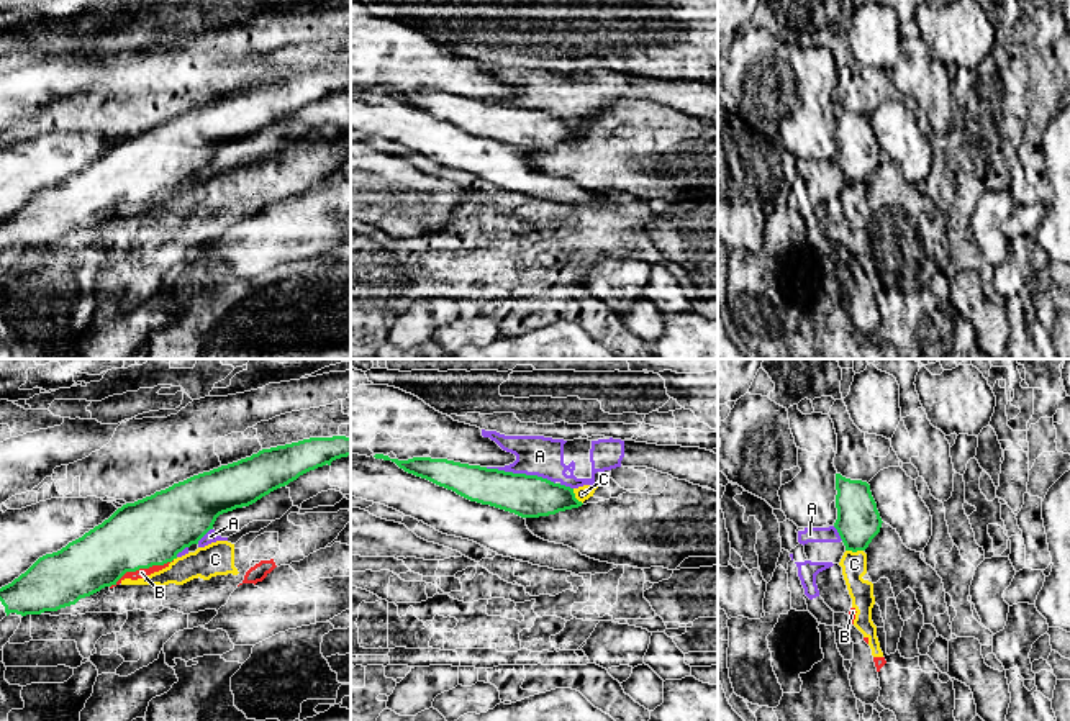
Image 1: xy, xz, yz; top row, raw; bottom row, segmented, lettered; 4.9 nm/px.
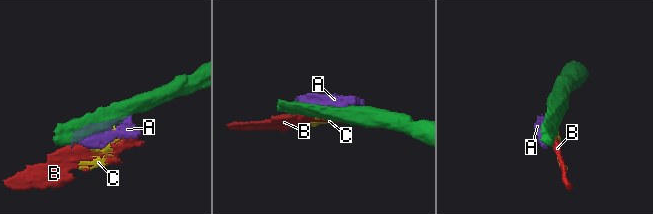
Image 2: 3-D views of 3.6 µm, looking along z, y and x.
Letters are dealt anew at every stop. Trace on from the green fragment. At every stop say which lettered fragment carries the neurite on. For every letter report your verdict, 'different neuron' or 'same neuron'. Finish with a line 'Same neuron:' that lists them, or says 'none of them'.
A: different neuron
B: different neuron
C: different neuron
Same neuron: none of them

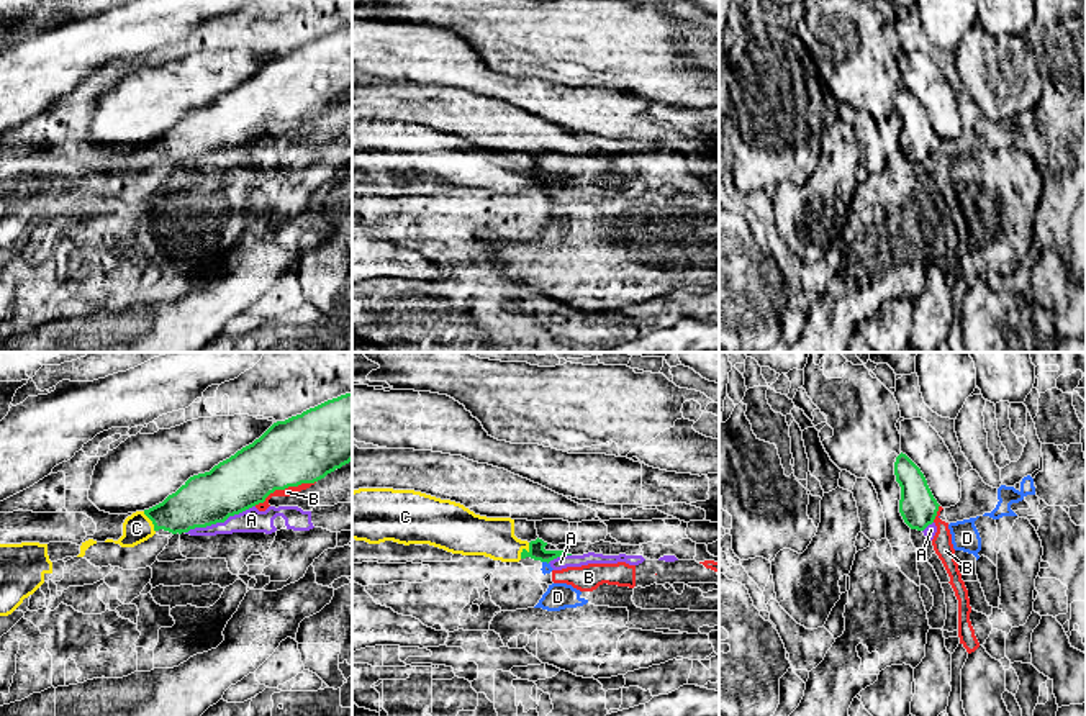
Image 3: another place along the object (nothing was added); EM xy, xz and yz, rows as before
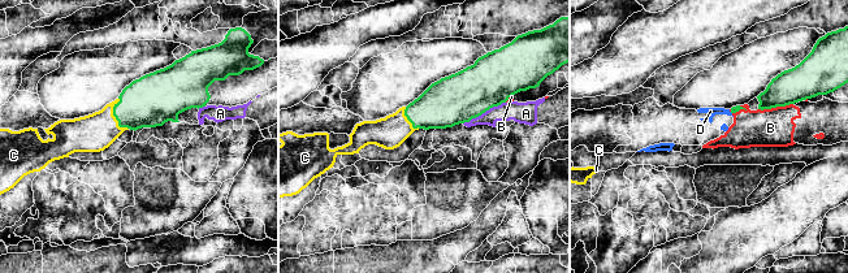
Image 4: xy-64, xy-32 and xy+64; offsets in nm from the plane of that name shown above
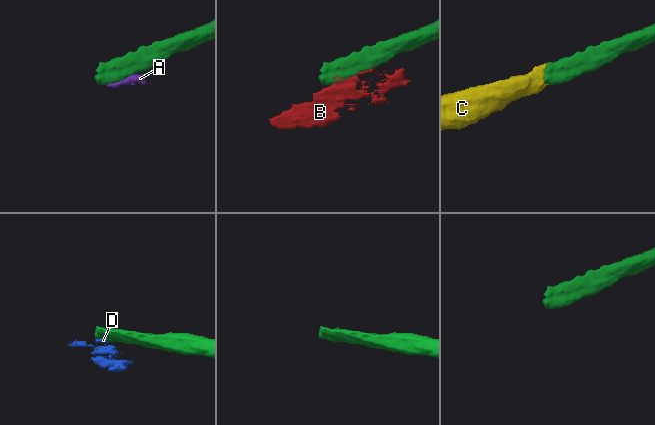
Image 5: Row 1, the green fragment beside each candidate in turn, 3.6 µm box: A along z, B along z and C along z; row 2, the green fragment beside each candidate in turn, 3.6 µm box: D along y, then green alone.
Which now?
A: different neuron
B: different neuron
C: same neuron
D: different neuron
Same neuron: C

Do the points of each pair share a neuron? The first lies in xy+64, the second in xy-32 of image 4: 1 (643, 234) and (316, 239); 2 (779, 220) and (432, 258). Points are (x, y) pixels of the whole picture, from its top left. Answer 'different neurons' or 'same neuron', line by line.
1: same neuron
2: same neuron

